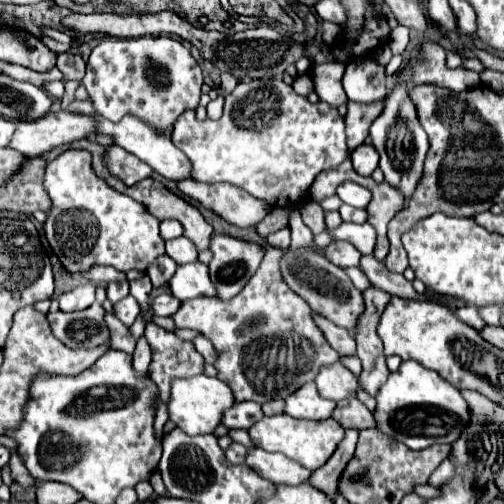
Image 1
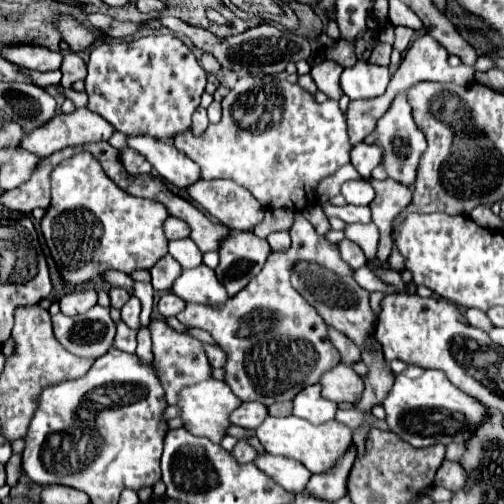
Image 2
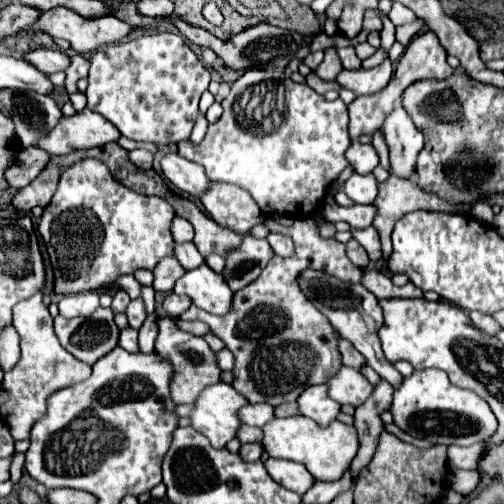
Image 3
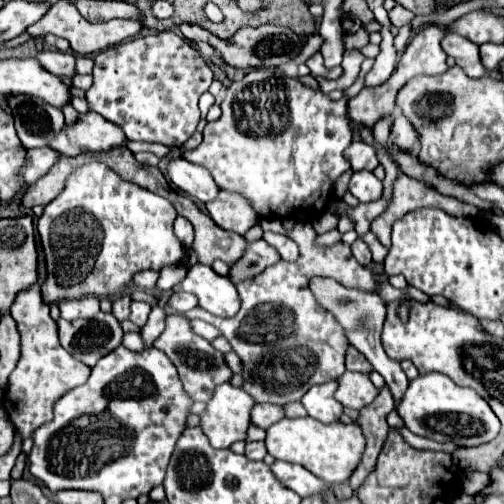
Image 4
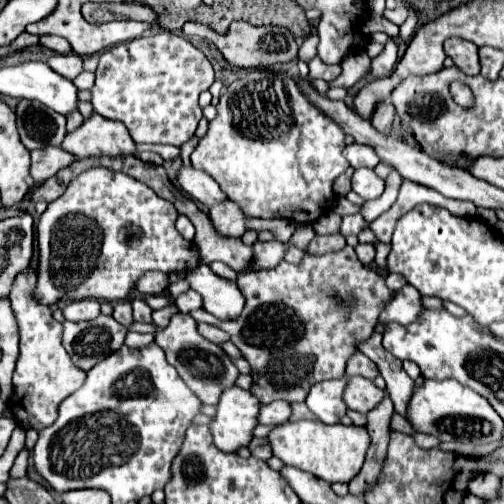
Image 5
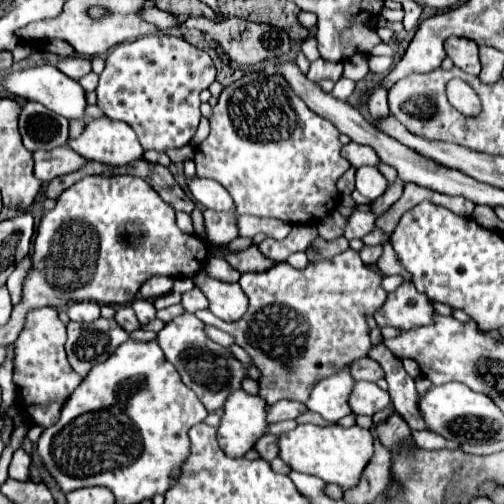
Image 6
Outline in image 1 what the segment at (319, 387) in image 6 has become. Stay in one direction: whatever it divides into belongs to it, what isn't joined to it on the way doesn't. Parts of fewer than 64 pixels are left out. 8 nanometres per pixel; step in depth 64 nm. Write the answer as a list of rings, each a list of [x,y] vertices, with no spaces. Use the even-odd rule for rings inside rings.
[[[308,382],[300,386],[292,396],[286,396],[286,408],[284,412],[294,418],[306,418],[306,420],[324,420],[332,416],[332,410],[336,408],[336,402],[320,398],[316,384]]]

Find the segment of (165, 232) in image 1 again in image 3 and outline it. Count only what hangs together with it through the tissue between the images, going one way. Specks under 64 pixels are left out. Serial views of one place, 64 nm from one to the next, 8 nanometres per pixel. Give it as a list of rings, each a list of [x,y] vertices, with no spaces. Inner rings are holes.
[[[174,216],[172,220],[172,226],[170,226],[170,232],[172,232],[172,238],[174,242],[188,242],[194,238],[194,228],[188,220],[180,218],[180,216]]]

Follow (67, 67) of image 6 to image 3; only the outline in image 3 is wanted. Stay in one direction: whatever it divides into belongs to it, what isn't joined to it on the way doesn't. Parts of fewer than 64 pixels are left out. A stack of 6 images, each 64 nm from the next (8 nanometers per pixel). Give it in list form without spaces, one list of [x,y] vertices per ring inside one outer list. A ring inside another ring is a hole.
[[[38,48],[38,50],[32,50],[32,52],[16,54],[16,58],[22,58],[26,62],[30,62],[36,70],[40,70],[44,74],[60,72],[60,70],[66,70],[66,66],[68,66],[68,54],[62,52],[62,50]]]

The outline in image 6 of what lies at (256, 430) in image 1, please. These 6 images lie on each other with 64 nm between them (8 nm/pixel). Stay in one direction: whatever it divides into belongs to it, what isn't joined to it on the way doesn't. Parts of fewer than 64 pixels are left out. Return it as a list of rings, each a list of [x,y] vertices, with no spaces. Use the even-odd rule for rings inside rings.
[[[298,424],[294,430],[278,434],[278,456],[296,472],[314,474],[324,482],[334,482],[344,490],[358,484],[360,474],[368,460],[372,458],[374,438],[370,430],[360,426],[344,428],[340,424],[334,426],[316,426],[316,424]]]

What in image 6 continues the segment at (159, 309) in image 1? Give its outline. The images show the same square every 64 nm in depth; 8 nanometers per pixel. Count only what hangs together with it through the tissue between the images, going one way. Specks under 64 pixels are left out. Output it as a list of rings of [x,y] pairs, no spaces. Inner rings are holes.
[[[194,288],[182,296],[182,306],[186,312],[196,312],[196,310],[208,308],[208,300],[204,298],[204,294],[198,288]]]

